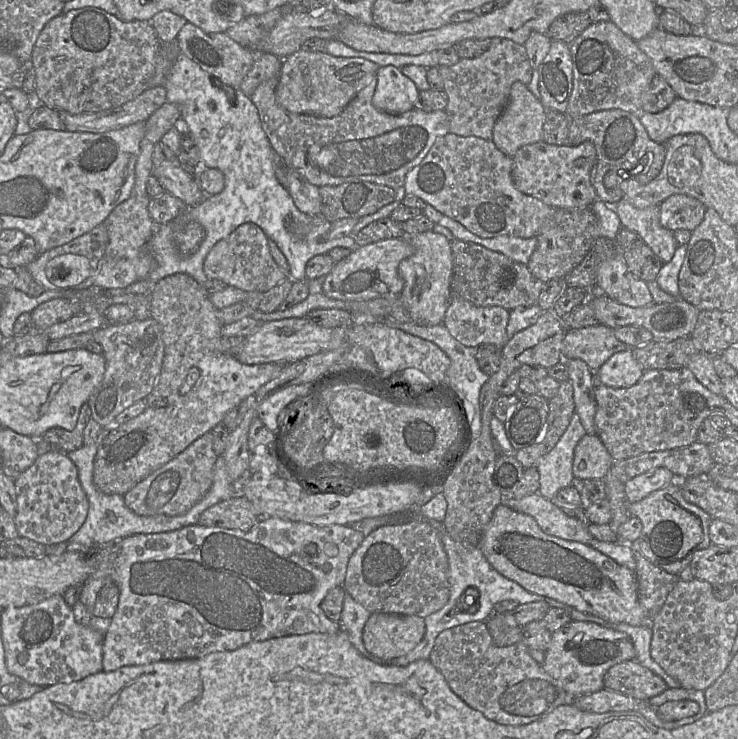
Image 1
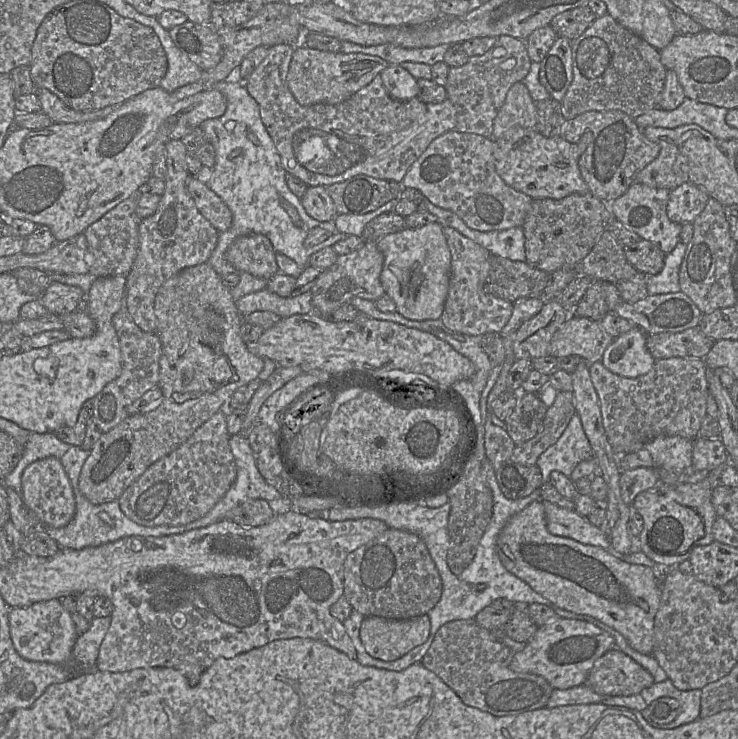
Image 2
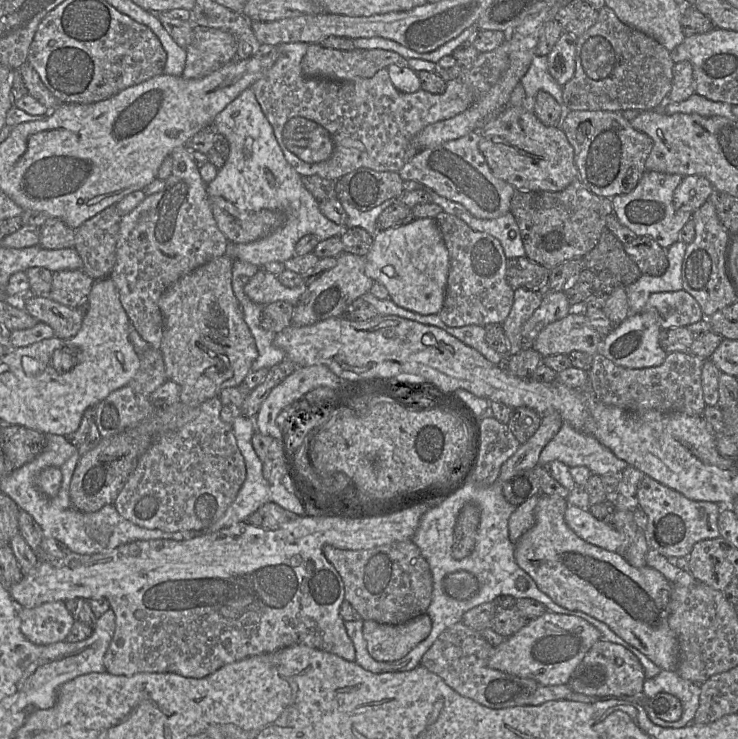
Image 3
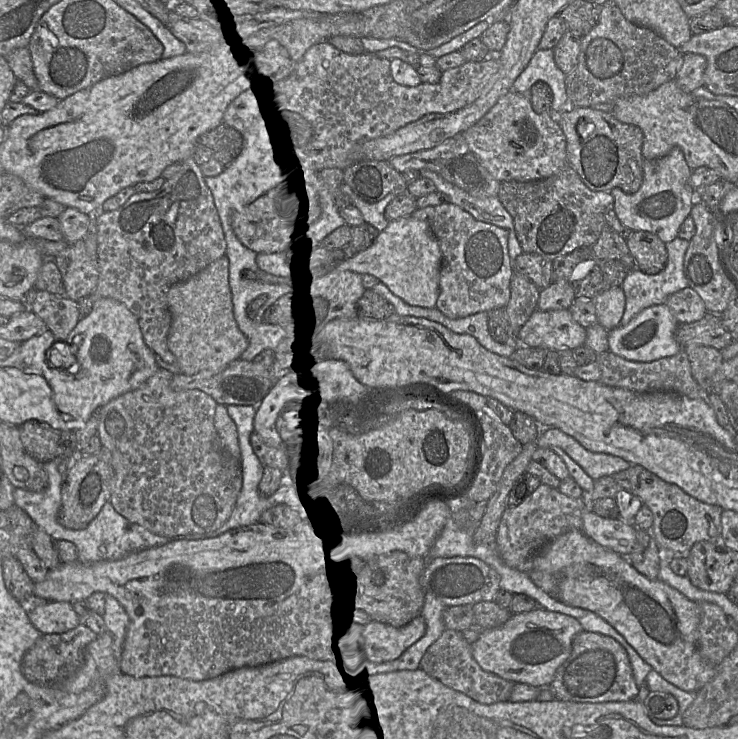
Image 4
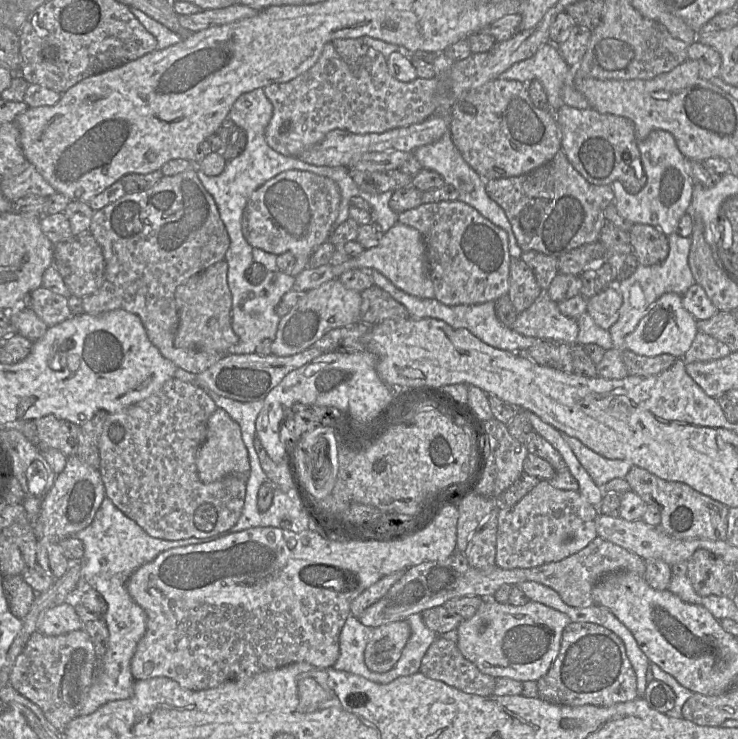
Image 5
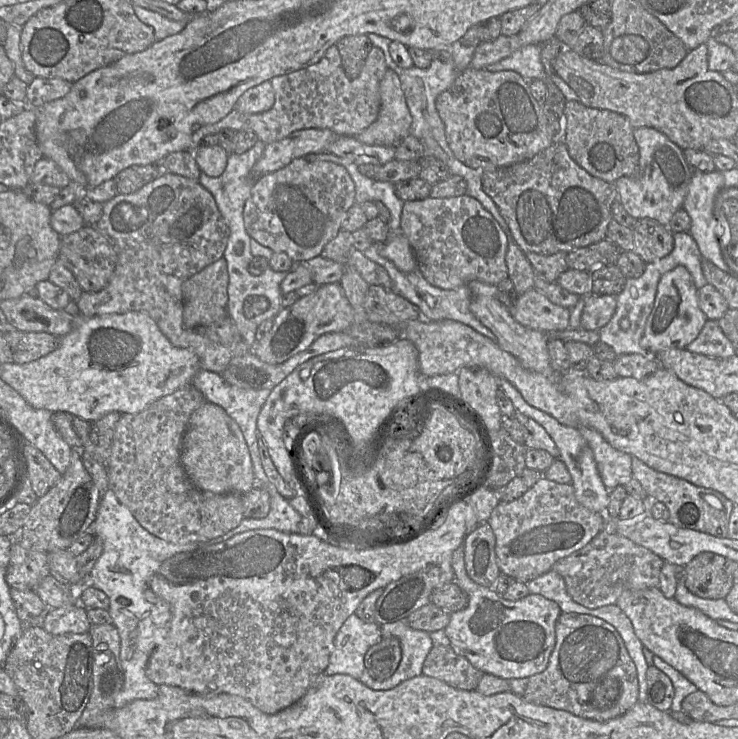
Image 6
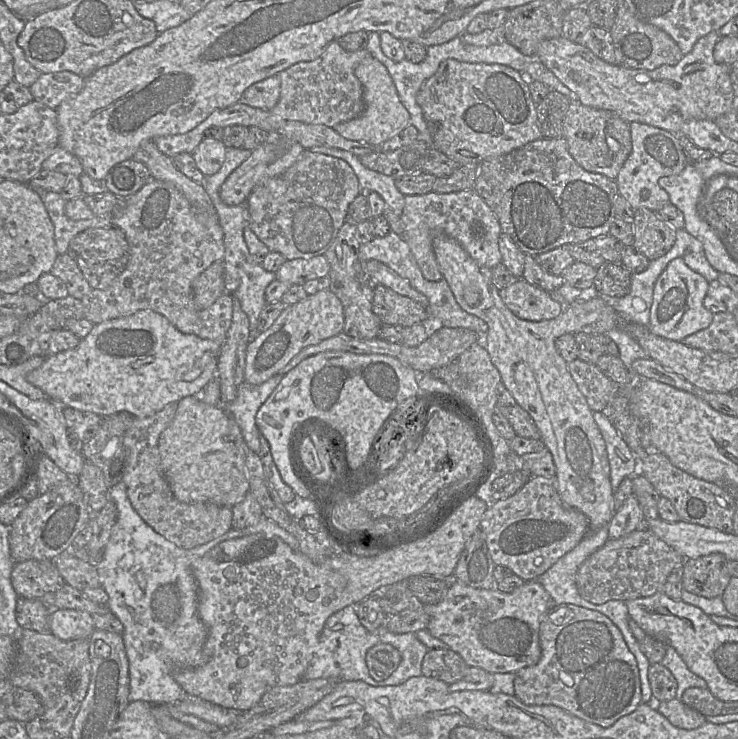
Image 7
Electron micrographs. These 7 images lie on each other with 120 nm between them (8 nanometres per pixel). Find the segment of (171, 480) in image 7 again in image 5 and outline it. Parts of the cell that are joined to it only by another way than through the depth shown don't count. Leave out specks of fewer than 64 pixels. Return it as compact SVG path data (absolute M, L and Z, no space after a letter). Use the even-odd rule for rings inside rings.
M218 407L208 419L206 439L196 455L196 468L203 483L212 483L225 476L235 476L244 482L249 478L250 462L241 428L222 408Z

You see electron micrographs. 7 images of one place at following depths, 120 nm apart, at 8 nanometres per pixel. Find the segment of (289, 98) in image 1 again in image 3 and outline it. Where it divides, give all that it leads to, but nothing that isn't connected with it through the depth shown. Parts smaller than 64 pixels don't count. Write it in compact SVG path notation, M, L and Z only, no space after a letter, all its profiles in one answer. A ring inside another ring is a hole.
M309 44L304 55L301 68L307 77L324 78L333 81L350 81L360 78L371 78L376 72L395 64L400 67L407 66L407 59L394 51L383 49L343 51L324 48L320 44Z

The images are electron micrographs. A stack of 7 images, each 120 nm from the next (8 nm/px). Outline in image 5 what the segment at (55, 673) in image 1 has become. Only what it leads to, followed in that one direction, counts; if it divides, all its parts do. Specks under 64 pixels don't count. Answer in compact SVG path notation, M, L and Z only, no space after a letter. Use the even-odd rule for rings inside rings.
M63 603L46 611L38 630L47 636L58 636L84 629L84 624L70 603Z

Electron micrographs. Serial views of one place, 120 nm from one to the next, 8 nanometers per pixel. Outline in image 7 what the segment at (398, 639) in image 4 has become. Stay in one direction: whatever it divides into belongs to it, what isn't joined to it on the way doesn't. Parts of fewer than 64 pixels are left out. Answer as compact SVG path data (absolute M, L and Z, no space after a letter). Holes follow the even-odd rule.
M379 642L366 652L366 665L370 676L381 681L388 678L398 667L401 655L388 643Z

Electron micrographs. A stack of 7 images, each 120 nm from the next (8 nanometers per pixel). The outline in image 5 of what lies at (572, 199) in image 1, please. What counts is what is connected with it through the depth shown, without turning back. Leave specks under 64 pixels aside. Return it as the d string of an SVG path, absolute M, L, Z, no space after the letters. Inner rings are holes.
M500 77L457 99L451 109L450 132L463 159L484 180L527 174L551 161L562 145L555 114L534 106L524 83Z

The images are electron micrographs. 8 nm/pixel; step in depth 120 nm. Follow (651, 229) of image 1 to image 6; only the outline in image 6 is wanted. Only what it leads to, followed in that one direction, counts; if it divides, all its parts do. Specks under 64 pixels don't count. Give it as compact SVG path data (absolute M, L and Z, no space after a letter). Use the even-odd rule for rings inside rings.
M641 127L633 129L633 136L639 148L638 170L633 176L623 176L615 181L617 199L636 220L650 218L668 227L675 212L683 208L693 171L683 150L665 134L654 128Z

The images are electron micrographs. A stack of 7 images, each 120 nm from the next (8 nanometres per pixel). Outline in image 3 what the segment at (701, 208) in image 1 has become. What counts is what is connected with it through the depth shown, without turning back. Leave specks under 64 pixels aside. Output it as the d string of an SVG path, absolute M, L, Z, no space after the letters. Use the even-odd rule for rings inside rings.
M703 176L683 177L673 195L677 210L692 213L699 209L714 192L712 184Z

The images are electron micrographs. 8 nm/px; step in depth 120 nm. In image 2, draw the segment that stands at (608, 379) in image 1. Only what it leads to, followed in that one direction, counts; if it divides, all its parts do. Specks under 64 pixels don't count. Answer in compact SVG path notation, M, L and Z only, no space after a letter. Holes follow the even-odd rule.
M635 326L616 338L603 354L603 365L612 373L626 378L645 375L656 363L647 349L647 337L642 329Z

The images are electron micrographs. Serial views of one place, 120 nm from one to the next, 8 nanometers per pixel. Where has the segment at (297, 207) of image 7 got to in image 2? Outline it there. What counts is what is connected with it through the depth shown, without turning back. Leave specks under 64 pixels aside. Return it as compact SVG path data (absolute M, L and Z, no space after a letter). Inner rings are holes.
M191 175L187 180L187 190L199 212L219 233L231 227L232 212L206 183L200 182L196 176Z

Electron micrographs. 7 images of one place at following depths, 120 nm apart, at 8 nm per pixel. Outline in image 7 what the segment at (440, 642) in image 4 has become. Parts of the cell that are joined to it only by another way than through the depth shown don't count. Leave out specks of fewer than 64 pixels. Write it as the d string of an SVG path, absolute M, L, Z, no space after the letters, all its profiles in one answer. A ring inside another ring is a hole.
M449 647L433 648L425 654L421 669L422 675L444 681L450 685L465 676L468 665L458 653Z

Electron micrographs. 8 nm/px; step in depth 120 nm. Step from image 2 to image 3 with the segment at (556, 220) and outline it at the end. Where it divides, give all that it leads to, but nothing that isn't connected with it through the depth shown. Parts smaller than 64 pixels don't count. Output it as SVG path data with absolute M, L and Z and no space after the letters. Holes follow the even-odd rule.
M578 178L559 192L516 189L510 203L522 237L525 256L548 269L571 259L583 258L598 244L606 229L607 218L613 214L612 199L592 193Z

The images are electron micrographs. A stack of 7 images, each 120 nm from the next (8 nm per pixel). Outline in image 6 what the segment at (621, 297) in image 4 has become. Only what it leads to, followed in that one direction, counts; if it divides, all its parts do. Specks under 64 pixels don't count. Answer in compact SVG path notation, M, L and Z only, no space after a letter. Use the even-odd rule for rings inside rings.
M589 294L587 296L580 297L585 297L585 306L581 315L581 329L583 330L598 331L610 321L613 314L615 313L617 306L617 296L615 295Z

